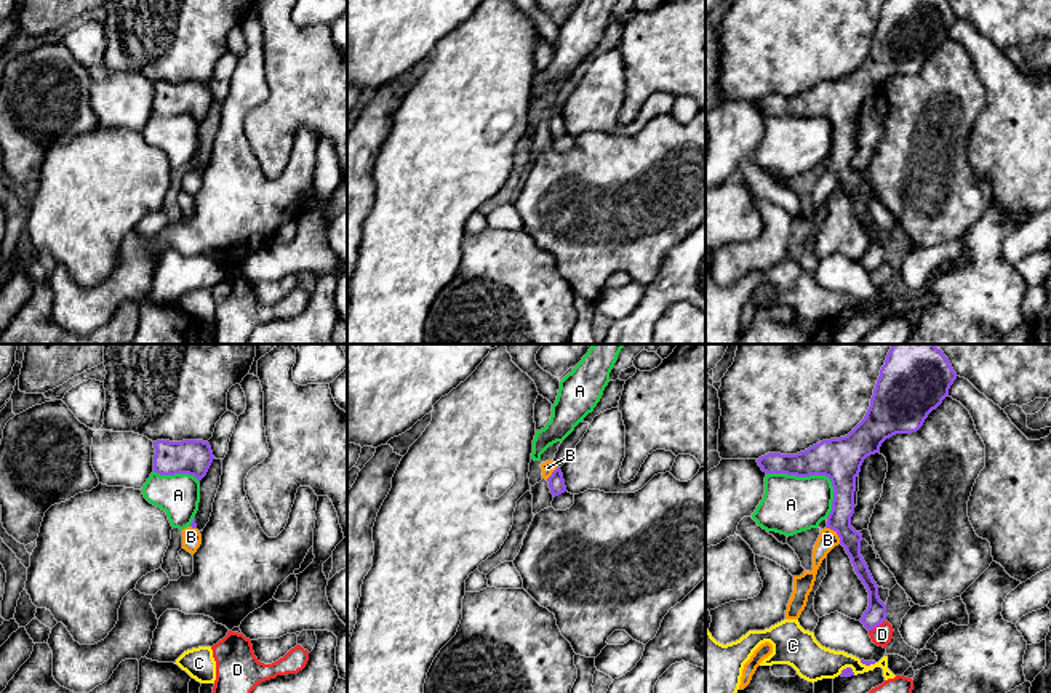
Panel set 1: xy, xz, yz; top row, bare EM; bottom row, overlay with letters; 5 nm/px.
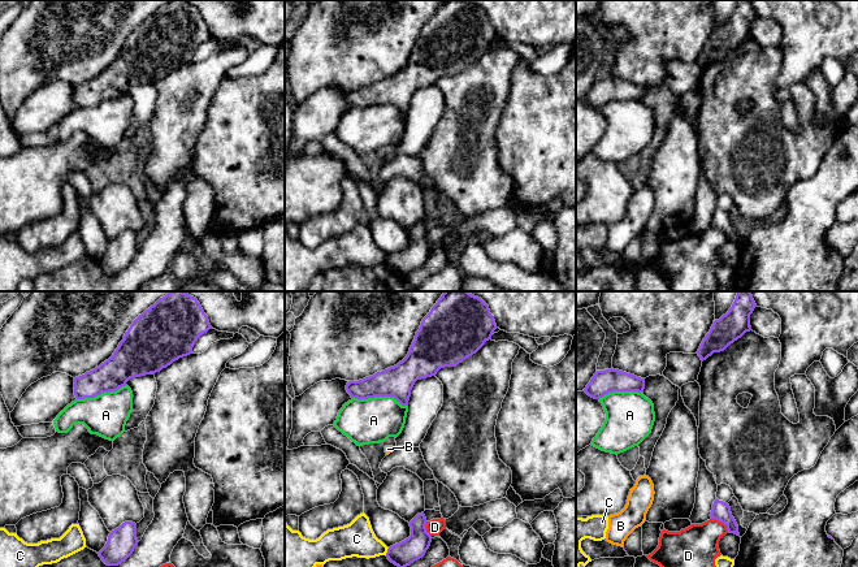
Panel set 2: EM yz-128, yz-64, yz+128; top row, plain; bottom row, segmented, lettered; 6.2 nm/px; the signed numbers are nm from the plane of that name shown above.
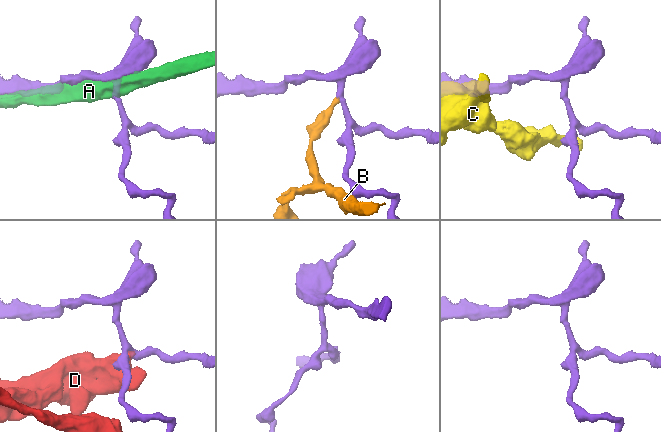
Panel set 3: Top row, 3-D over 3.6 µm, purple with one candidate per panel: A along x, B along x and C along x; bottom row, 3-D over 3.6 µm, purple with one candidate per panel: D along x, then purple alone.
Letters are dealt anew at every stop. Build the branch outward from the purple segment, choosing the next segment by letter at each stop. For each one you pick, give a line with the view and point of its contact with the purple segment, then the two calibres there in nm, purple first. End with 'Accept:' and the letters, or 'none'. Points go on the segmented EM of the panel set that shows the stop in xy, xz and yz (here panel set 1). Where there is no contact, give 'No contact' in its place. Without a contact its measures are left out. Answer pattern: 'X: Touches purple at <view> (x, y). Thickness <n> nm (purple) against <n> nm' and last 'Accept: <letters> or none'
Accept: none

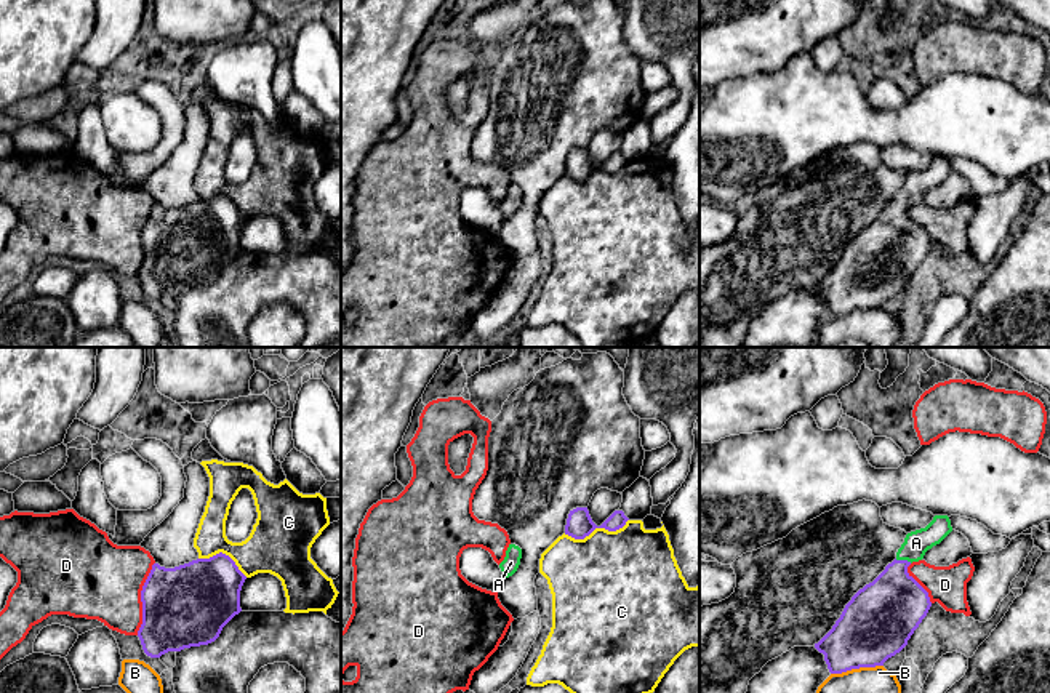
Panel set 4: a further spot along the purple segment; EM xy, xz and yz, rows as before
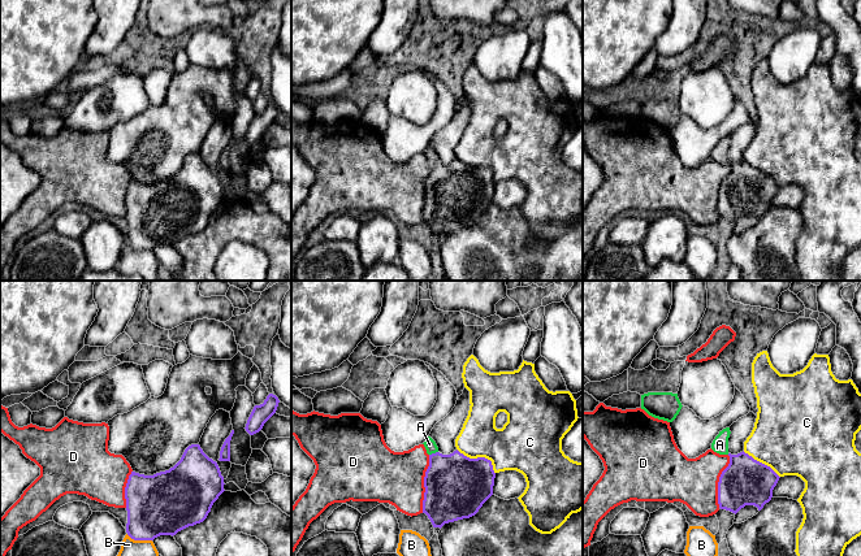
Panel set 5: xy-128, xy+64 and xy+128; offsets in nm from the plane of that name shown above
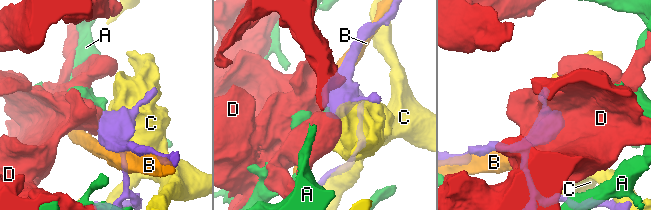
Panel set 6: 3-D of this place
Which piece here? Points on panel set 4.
A: Touches purple at yz (903, 560). Thickness 320 nm (purple) against 130 nm
Accept: A

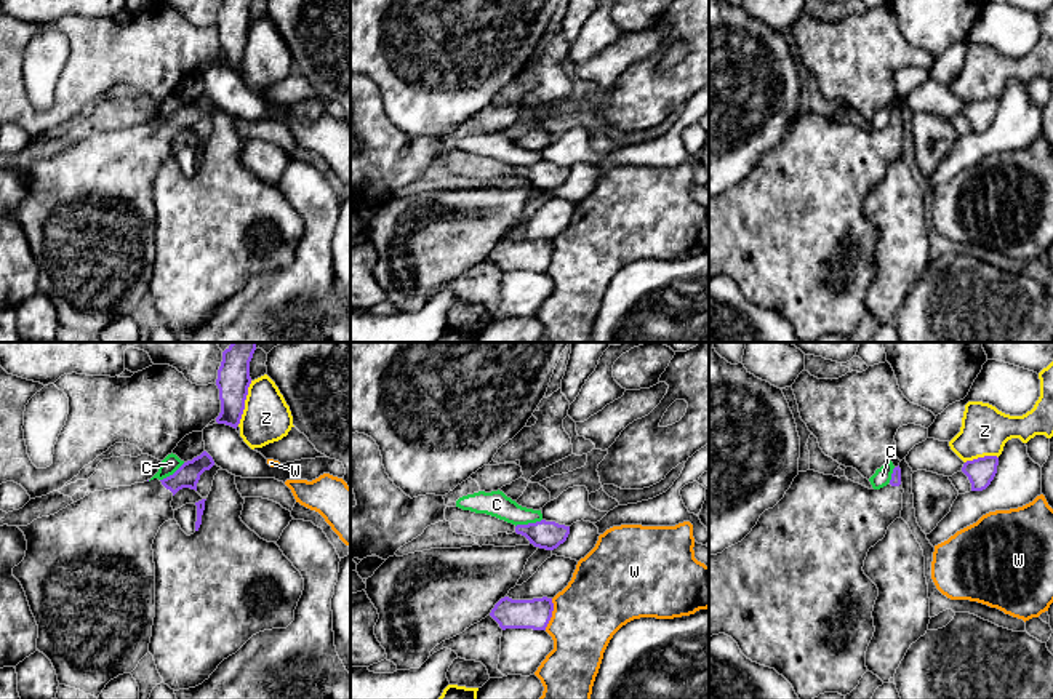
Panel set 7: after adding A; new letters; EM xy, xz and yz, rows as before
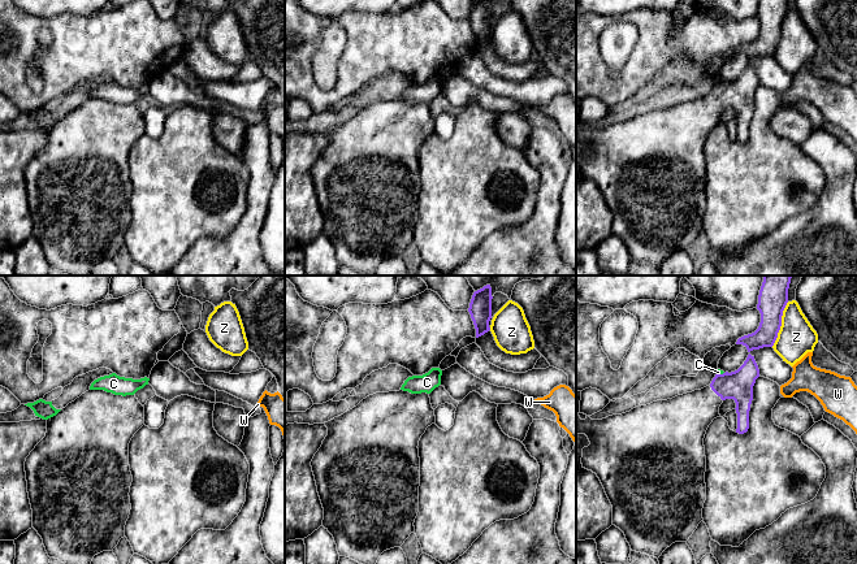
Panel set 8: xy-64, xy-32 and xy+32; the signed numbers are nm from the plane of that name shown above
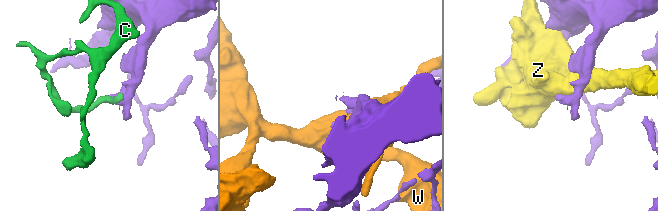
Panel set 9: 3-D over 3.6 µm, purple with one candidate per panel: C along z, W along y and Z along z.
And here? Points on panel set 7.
Accept: none

